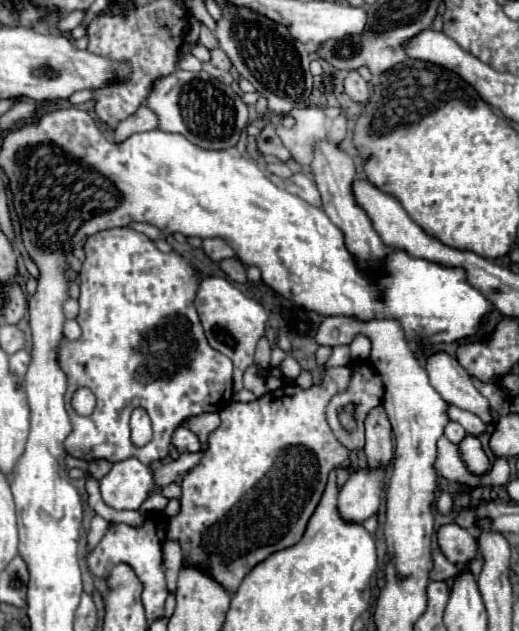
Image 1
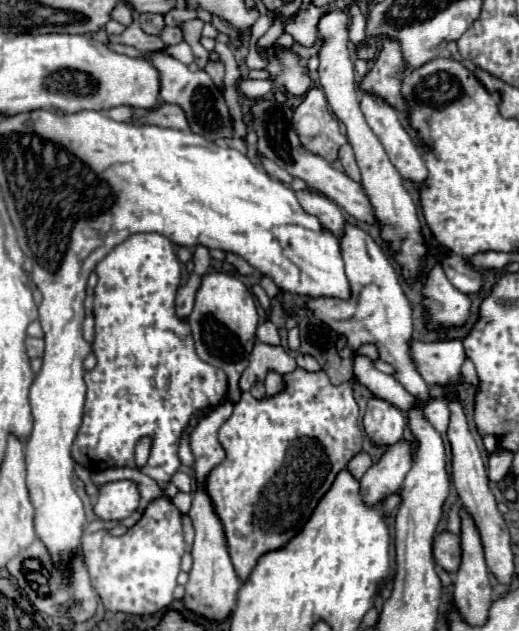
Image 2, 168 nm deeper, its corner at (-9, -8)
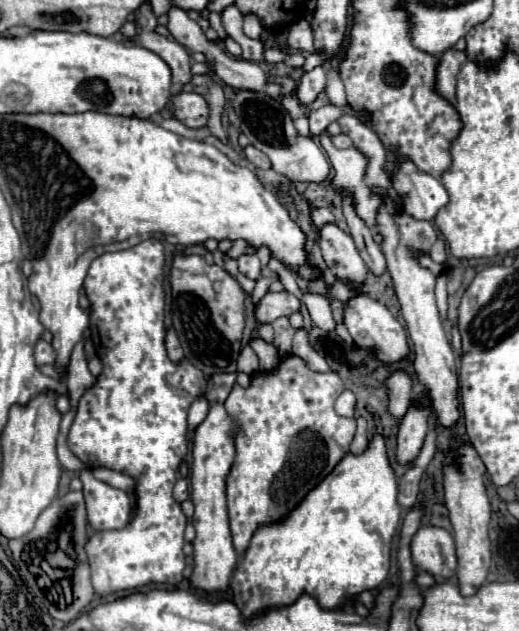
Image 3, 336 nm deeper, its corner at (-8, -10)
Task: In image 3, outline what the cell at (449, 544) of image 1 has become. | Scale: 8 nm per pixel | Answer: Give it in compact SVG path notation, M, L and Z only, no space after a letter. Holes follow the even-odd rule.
M423 525L411 541L413 563L431 573L437 579L449 579L455 575L455 543L449 531L441 527Z

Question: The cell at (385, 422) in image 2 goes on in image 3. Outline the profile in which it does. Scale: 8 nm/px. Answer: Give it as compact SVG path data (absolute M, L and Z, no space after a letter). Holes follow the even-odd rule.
M397 371L387 379L389 385L389 413L401 421L401 417L407 413L409 399L411 399L411 375Z

